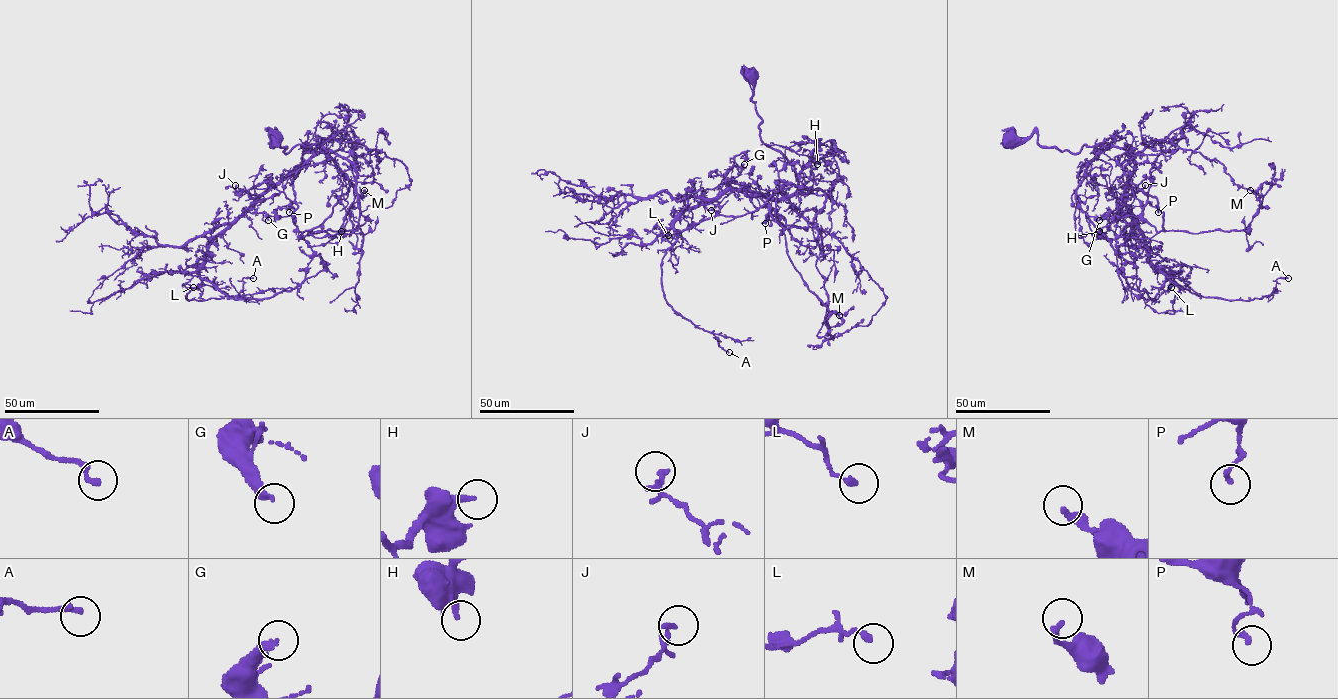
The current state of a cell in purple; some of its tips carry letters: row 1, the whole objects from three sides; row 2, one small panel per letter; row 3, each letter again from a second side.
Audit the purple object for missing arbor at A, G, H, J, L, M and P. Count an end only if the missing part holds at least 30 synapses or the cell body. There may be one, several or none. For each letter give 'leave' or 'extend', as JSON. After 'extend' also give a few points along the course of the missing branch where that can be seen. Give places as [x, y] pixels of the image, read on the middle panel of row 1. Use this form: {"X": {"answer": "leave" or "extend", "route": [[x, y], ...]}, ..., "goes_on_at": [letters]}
{"A": {"answer": "leave"}, "G": {"answer": "extend", "route": [[744, 164], [757, 166], [786, 151]]}, "H": {"answer": "leave"}, "J": {"answer": "leave"}, "L": {"answer": "leave"}, "M": {"answer": "leave"}, "P": {"answer": "leave"}, "goes_on_at": ["G"]}

